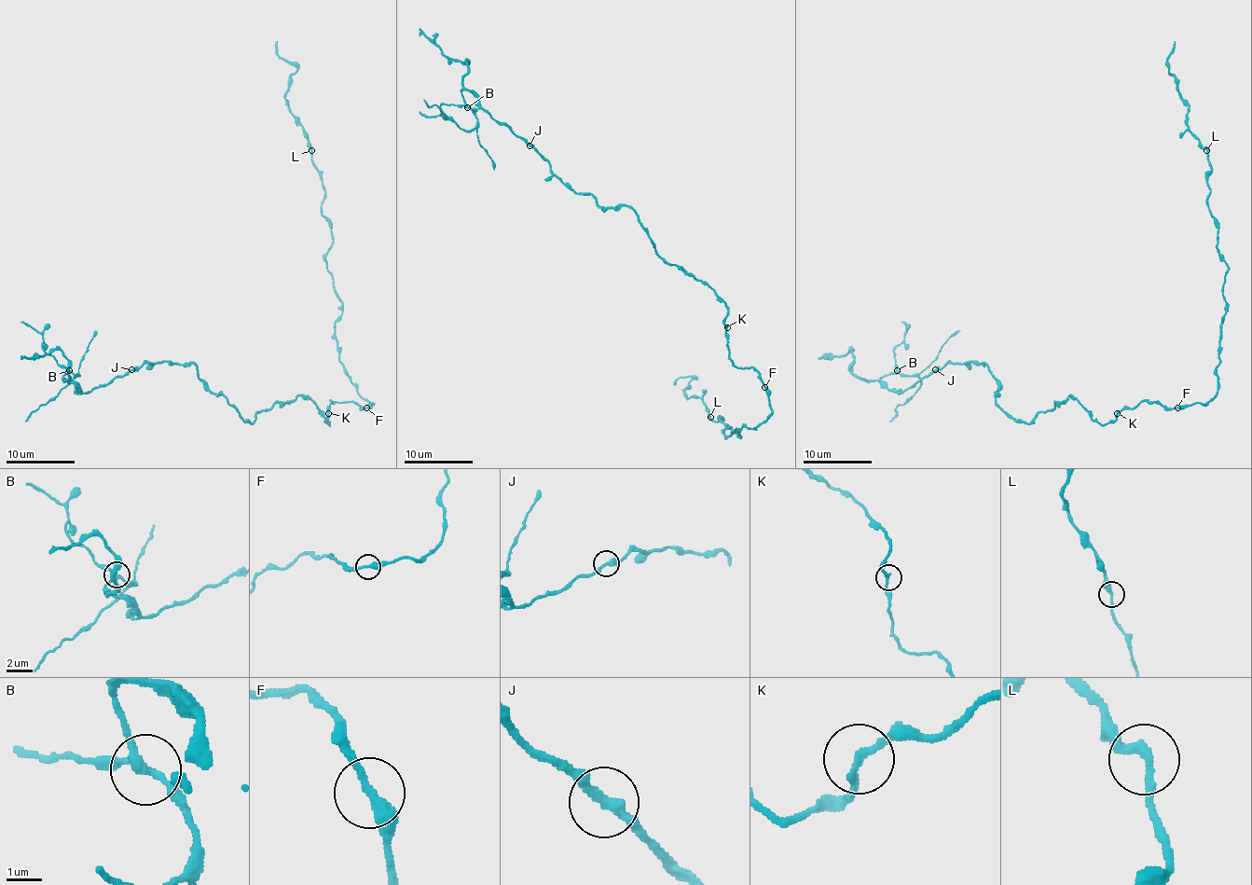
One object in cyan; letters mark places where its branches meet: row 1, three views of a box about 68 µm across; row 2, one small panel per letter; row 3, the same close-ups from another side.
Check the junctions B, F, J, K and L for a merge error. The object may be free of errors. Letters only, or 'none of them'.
B

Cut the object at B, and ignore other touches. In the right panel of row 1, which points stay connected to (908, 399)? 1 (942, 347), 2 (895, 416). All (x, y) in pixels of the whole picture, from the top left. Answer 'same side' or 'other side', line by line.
1: same side
2: same side

